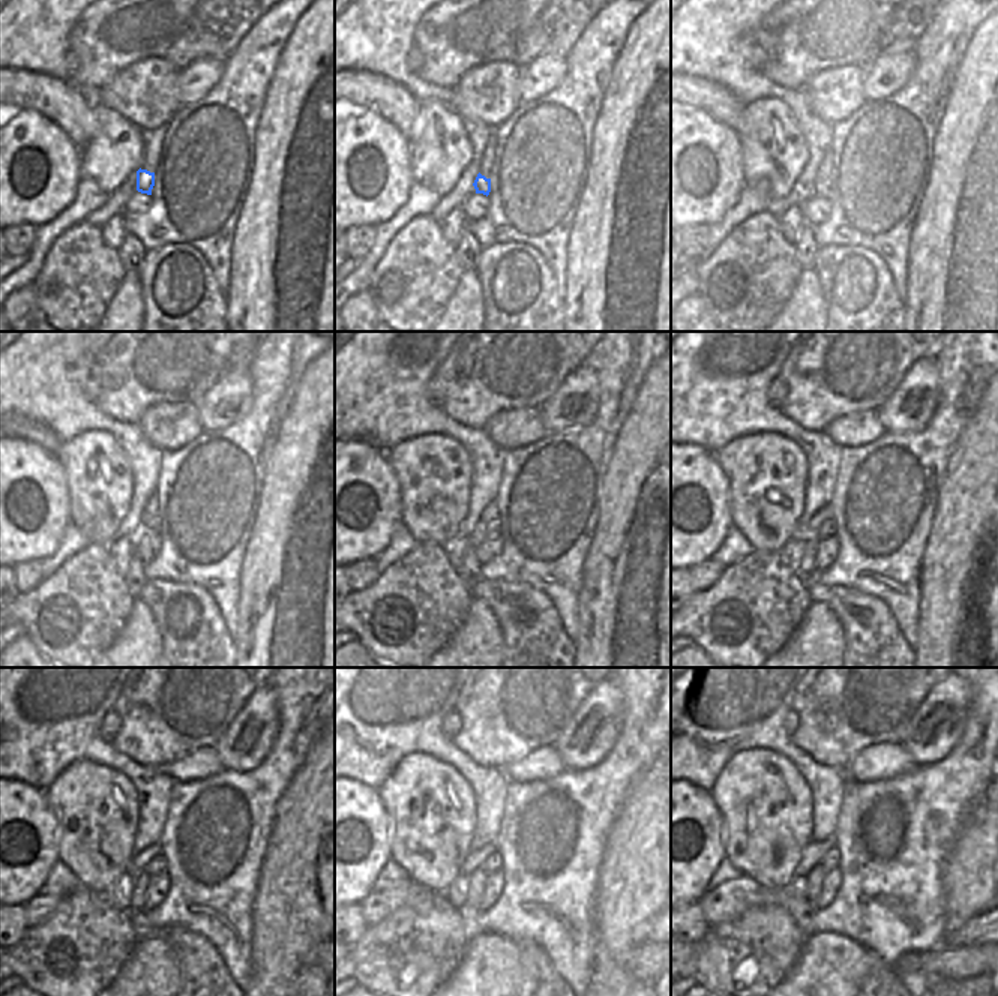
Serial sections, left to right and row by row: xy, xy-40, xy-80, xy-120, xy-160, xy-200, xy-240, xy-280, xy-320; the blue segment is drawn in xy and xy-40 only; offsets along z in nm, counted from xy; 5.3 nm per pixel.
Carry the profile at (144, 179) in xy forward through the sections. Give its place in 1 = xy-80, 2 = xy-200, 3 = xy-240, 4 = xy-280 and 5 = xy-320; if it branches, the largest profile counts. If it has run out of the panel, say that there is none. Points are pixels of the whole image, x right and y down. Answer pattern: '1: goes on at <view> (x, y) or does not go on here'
1: goes on at xy-80 (821, 185)
2: goes on at xy-200 (827, 530)
3: goes on at xy-240 (158, 863)
4: goes on at xy-280 (494, 863)
5: goes on at xy-320 (830, 860)

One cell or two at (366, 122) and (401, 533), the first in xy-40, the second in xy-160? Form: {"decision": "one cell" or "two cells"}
{"decision": "two cells"}

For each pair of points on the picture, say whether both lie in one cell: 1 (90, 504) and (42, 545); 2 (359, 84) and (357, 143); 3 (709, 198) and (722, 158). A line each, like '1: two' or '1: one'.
1: two
2: two
3: one

